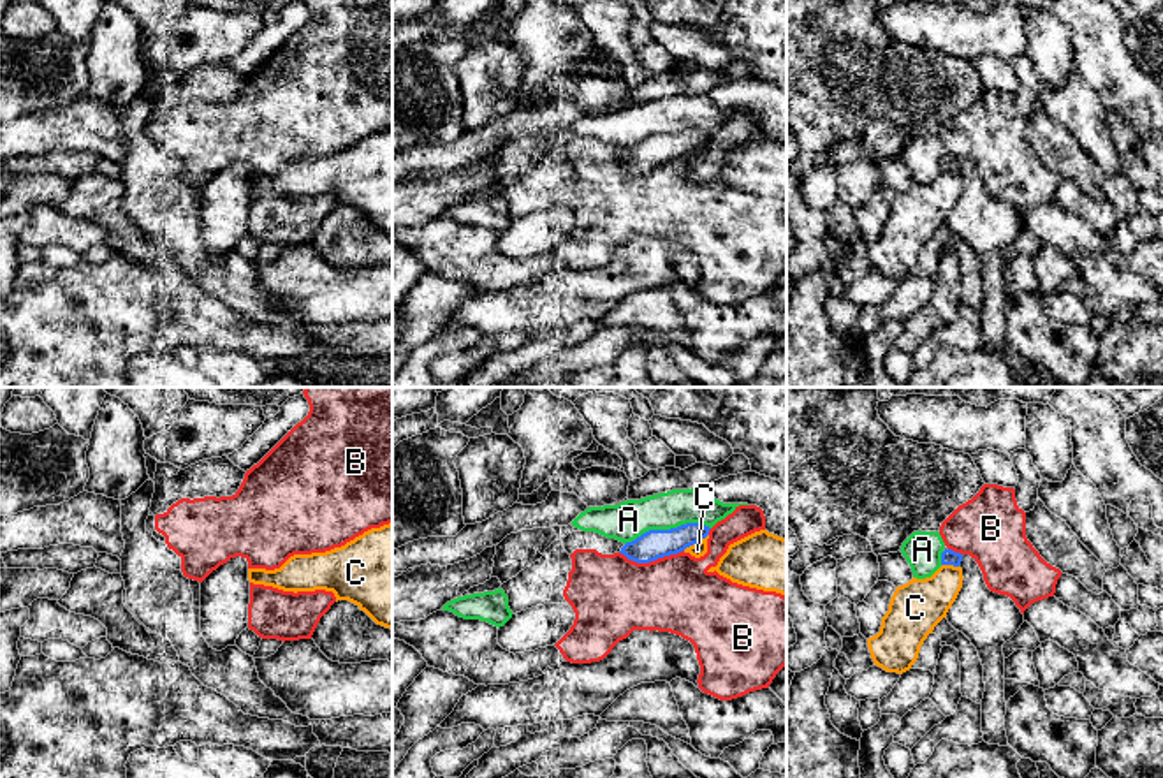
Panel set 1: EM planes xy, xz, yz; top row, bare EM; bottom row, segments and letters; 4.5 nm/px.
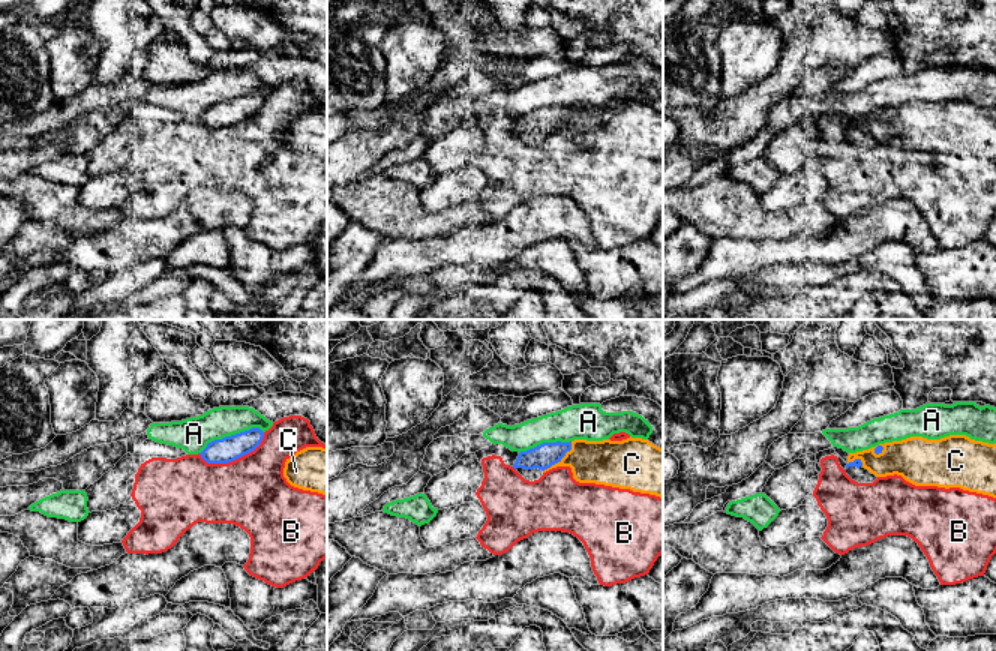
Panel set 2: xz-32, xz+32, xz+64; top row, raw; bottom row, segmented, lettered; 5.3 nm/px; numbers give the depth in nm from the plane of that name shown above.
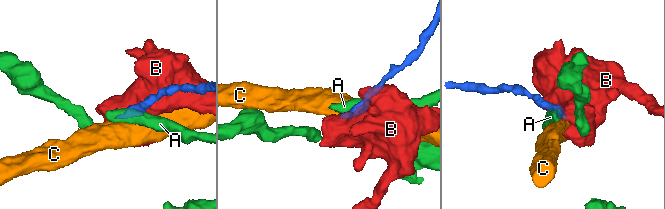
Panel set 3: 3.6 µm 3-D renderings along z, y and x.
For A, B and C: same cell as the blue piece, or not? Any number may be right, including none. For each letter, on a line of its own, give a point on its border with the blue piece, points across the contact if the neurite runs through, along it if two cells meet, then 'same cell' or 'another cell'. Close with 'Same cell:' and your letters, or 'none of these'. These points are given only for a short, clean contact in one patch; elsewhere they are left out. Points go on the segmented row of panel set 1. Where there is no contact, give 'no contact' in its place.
A: meets blue in xz at (667, 530); border along xz (709, 527), (683, 523), (669, 528), (650, 528), (625, 544); another cell
B: meets blue in xz at (651, 560); another cell
C: meets blue in xz at (695, 543); border along xz (708, 534), (683, 550); another cell
Same cell: none of these

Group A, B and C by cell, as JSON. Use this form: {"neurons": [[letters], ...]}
{"neurons": [["A"], ["B"], ["C"]]}

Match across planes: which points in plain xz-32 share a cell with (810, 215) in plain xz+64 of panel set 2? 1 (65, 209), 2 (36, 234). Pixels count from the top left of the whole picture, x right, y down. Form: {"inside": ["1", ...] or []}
{"inside": ["1"]}

